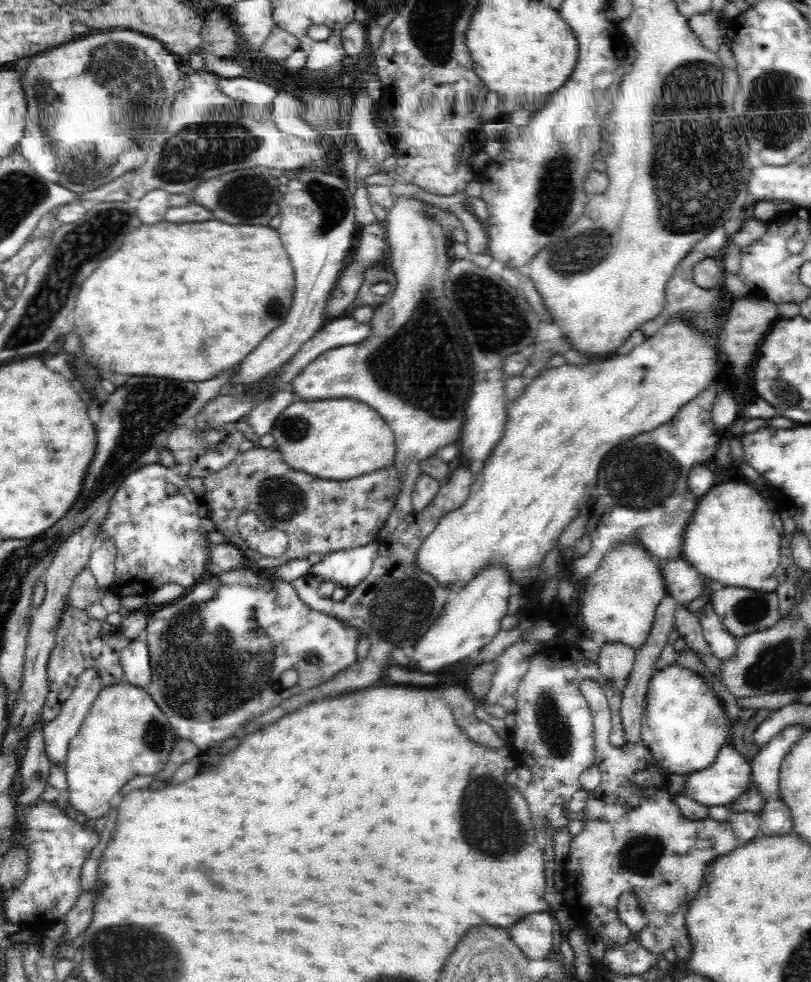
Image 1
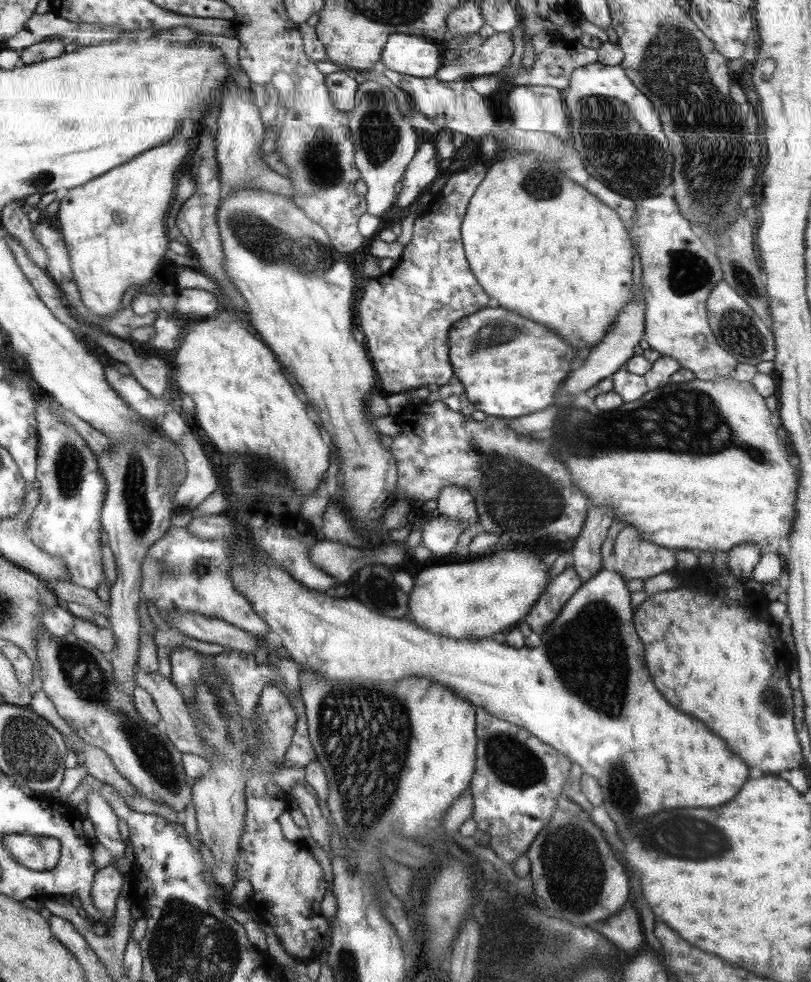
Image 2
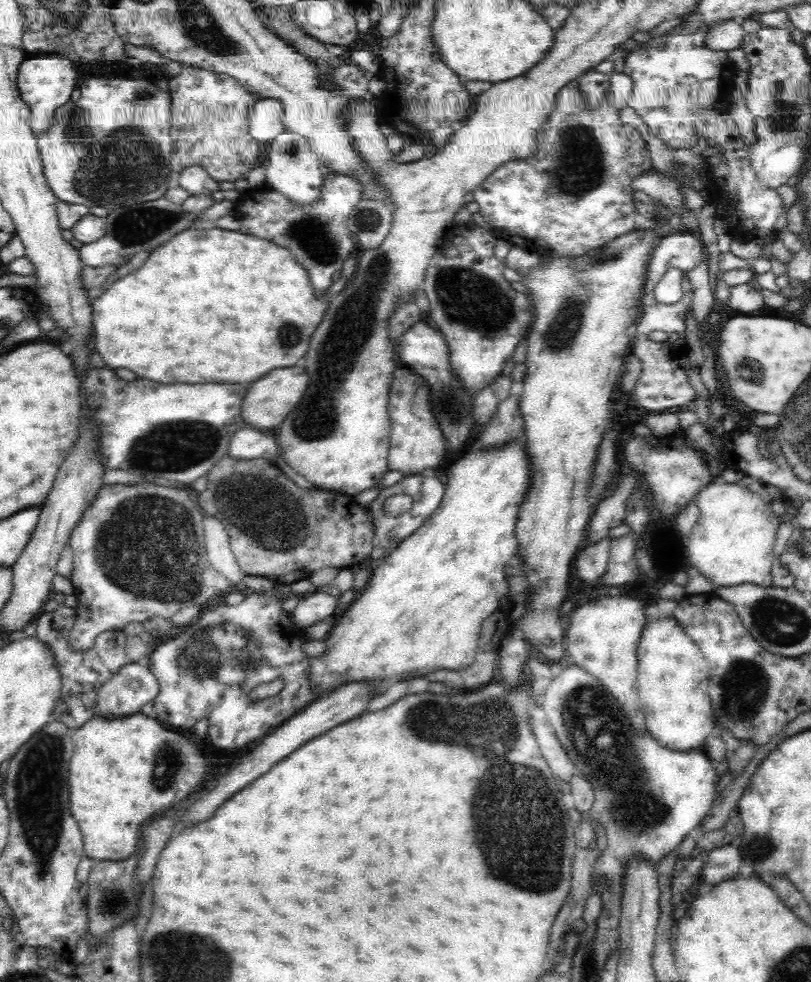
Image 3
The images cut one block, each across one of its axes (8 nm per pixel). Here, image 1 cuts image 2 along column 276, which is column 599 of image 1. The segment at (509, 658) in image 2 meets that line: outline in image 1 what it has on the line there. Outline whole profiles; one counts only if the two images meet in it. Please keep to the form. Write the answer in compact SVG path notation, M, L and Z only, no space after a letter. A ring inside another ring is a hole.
M626 540L612 546L598 570L595 570L579 588L578 612L585 636L604 634L606 643L622 643L638 651L650 636L655 620L655 610L668 594L665 582L650 554L637 540Z

